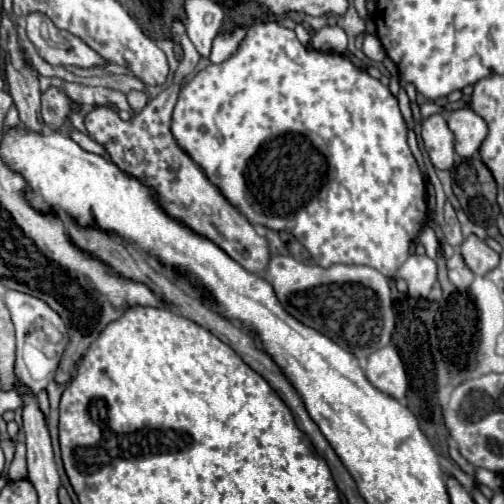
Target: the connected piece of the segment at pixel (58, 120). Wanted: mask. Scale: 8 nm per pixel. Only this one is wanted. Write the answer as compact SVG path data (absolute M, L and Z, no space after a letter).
M48 87L42 93L42 119L52 131L56 131L62 125L64 117L68 117L70 111L78 107L80 105L70 101L70 97L58 87Z

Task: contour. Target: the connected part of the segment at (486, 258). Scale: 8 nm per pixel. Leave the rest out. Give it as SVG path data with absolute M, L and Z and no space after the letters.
M476 235L466 237L466 241L460 245L460 253L466 261L466 265L476 273L476 275L486 275L500 263L500 255L490 249L482 239Z

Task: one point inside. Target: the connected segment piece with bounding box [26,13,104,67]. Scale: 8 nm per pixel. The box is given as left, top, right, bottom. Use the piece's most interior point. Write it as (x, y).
(58, 47)

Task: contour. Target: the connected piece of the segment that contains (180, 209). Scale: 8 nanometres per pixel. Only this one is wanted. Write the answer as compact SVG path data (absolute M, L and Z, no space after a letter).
M180 79L150 99L148 105L130 121L122 121L114 109L94 107L86 115L86 129L94 141L106 147L110 159L124 173L138 177L156 191L156 197L168 215L182 221L198 235L216 241L246 271L264 273L270 261L268 239L262 237L262 233L254 229L250 221L222 197L222 193L200 171L200 167L196 167L196 163L192 163L192 159L178 147L170 133L178 91Z

